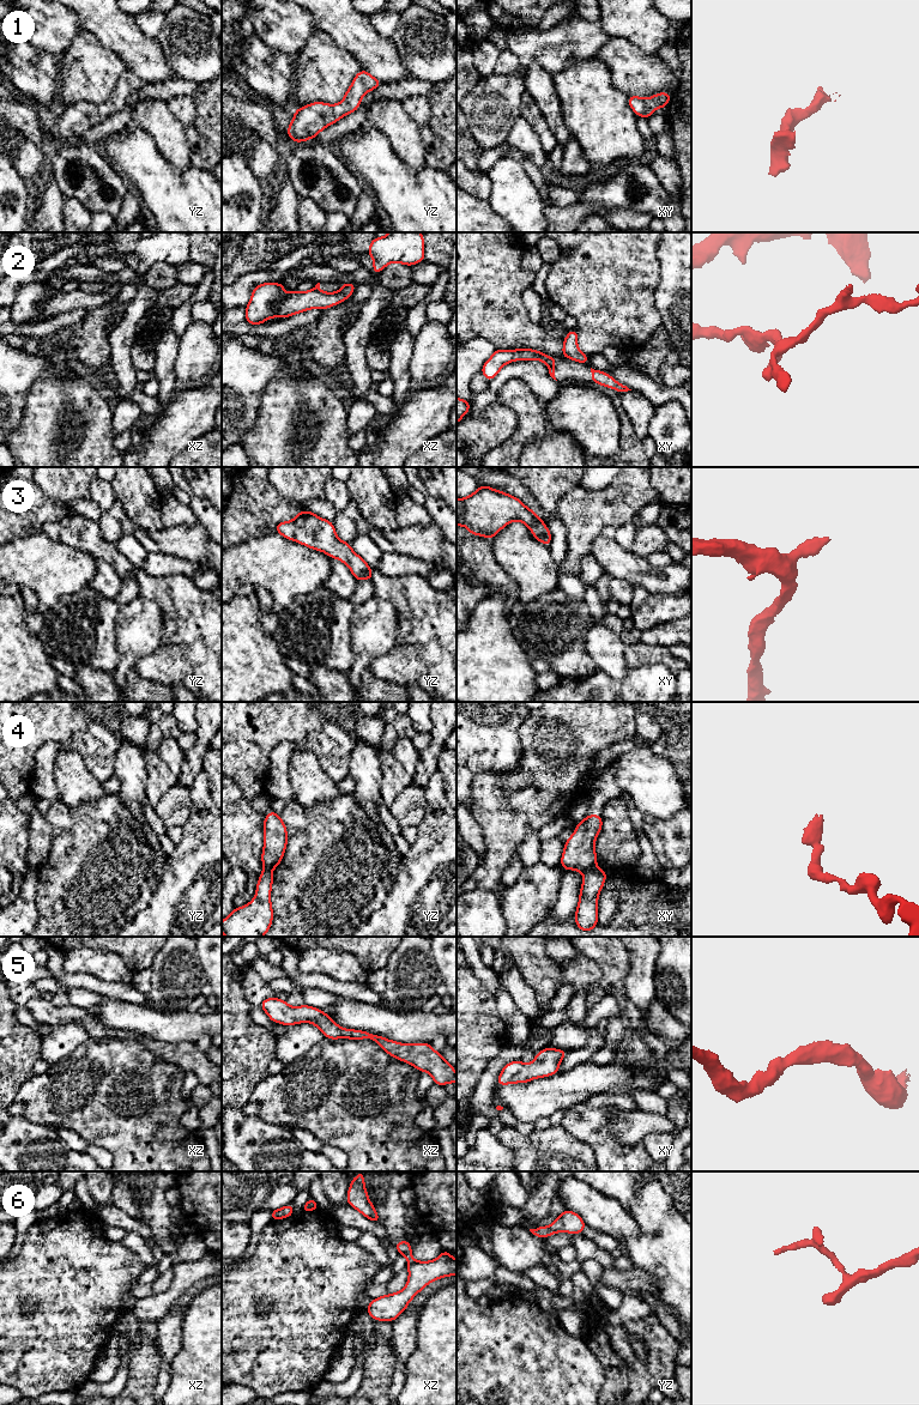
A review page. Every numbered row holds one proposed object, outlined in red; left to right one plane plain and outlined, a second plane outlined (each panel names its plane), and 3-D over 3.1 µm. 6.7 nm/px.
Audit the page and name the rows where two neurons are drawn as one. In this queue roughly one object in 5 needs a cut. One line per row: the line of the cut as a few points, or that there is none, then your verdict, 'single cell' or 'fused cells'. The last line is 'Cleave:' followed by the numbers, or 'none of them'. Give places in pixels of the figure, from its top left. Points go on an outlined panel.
1: no cut | single cell
2: xy (554, 364), (549, 368) | fused cells
3: no cut | single cell
4: xy (594, 866), (582, 872) | fused cells
5: no cut | single cell
6: no cut | single cell
Cleave: 2, 4

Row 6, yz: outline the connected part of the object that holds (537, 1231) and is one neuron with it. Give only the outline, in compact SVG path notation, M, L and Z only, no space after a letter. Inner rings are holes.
M564 1210L549 1227L539 1227L536 1229L530 1229L530 1231L537 1237L546 1239L555 1233L582 1234L585 1227L586 1223L578 1213Z

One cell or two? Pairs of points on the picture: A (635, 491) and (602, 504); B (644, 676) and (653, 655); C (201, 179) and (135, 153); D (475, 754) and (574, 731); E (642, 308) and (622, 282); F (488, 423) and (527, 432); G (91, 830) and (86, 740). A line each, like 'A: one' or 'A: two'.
A: one
B: two
C: one
D: two
E: one
F: two
G: two

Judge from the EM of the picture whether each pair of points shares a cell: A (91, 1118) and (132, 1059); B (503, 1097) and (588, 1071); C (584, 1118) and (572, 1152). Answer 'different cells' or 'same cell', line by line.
A: same cell
B: same cell
C: different cells

